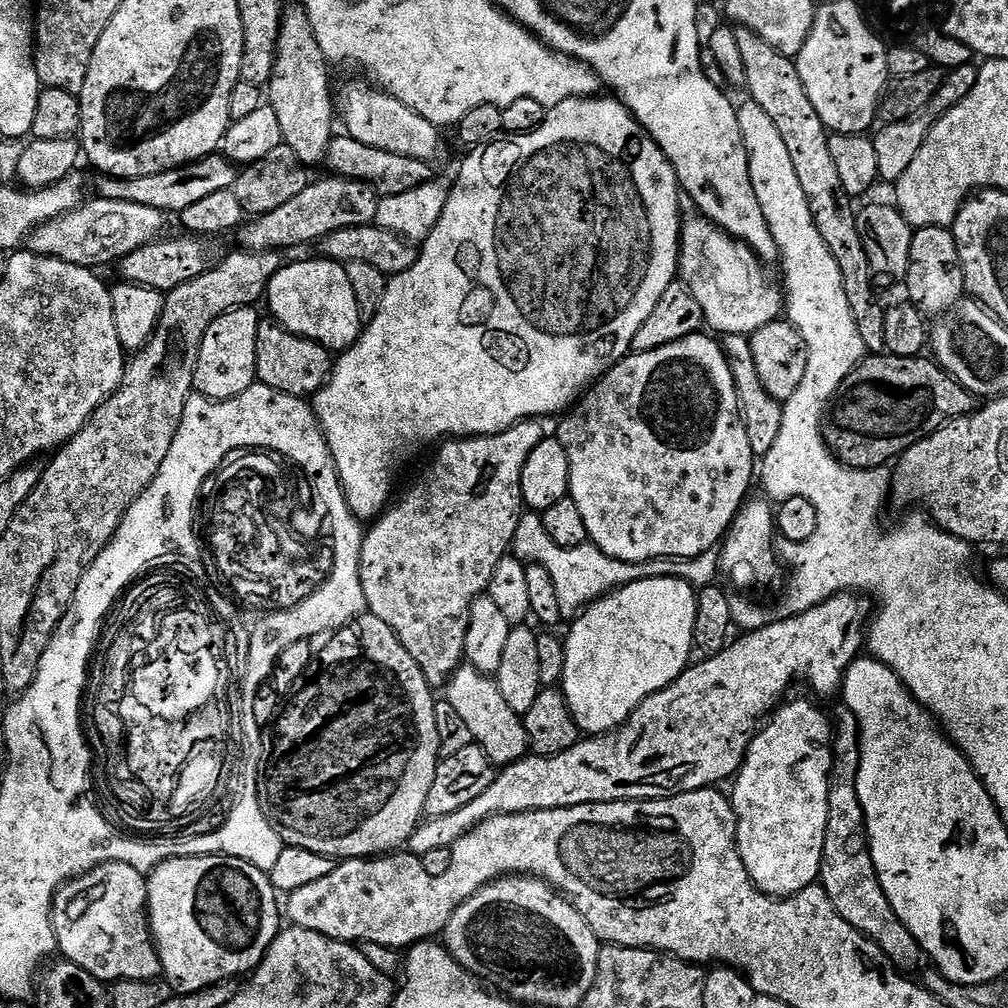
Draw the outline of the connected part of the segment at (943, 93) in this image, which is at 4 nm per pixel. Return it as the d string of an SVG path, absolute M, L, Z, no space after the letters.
M975 63L951 69L945 75L942 86L938 86L938 94L934 94L934 98L930 98L930 102L926 102L926 106L922 106L918 114L914 114L909 120L884 124L881 132L875 133L874 154L878 154L878 177L881 181L895 182L902 178L902 174L906 174L918 150L922 150L922 142L926 142L930 130L950 109L958 106L958 102L962 102L962 98L966 98L970 90L974 90L974 82L978 82L979 73L980 69Z

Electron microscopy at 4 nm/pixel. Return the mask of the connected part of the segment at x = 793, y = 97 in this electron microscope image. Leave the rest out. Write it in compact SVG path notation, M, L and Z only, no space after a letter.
M737 27L736 37L742 62L746 66L744 84L748 88L747 95L758 102L762 110L766 110L767 116L774 121L778 134L782 134L782 142L794 161L798 183L806 193L806 202L810 202L814 226L818 226L822 242L826 242L830 254L834 254L834 262L838 262L838 270L842 270L842 286L846 286L850 314L854 314L865 353L883 353L886 349L886 308L876 301L874 273L866 258L866 246L862 246L862 234L858 234L856 225L857 209L852 208L853 197L842 186L842 178L838 178L838 166L834 166L834 157L830 154L830 142L824 123L822 118L818 118L818 110L814 110L810 98L806 98L806 86L802 86L802 78L798 78L796 61L793 57L774 50L774 46L758 38L754 30Z

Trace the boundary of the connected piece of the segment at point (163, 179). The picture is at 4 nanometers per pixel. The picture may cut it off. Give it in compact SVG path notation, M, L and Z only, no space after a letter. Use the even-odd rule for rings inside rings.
M213 154L195 160L189 164L178 166L174 170L166 170L162 174L146 174L133 180L117 180L114 176L101 175L96 188L105 200L121 200L122 202L138 202L138 206L150 206L165 214L178 214L195 206L201 198L210 194L218 194L218 190L232 190L238 175L237 165L226 159L223 154Z

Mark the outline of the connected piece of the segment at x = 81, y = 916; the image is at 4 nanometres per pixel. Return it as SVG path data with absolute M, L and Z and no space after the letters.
M113 862L100 864L84 876L77 876L67 884L61 884L56 899L52 902L52 918L50 926L56 931L56 947L59 955L71 964L77 964L82 970L89 972L95 980L101 982L115 982L118 980L156 980L161 975L160 955L156 952L156 945L152 938L152 930L148 923L148 882L145 873L134 870L134 866Z

